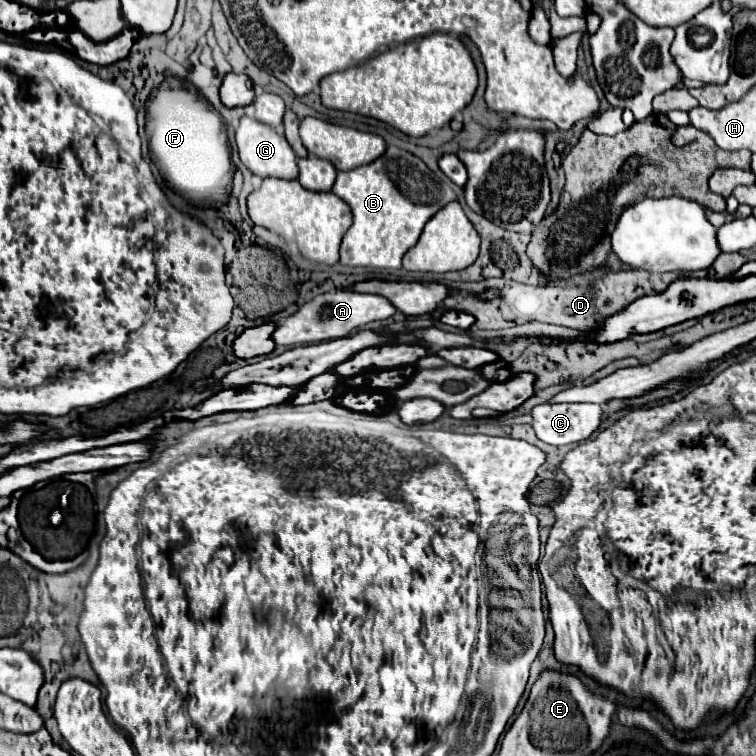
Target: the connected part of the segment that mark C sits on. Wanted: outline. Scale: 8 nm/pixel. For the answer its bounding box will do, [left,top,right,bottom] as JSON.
[533,403,603,445]

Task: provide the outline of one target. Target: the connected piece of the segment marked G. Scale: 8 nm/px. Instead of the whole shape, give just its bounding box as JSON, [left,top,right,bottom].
[235,117,299,179]

